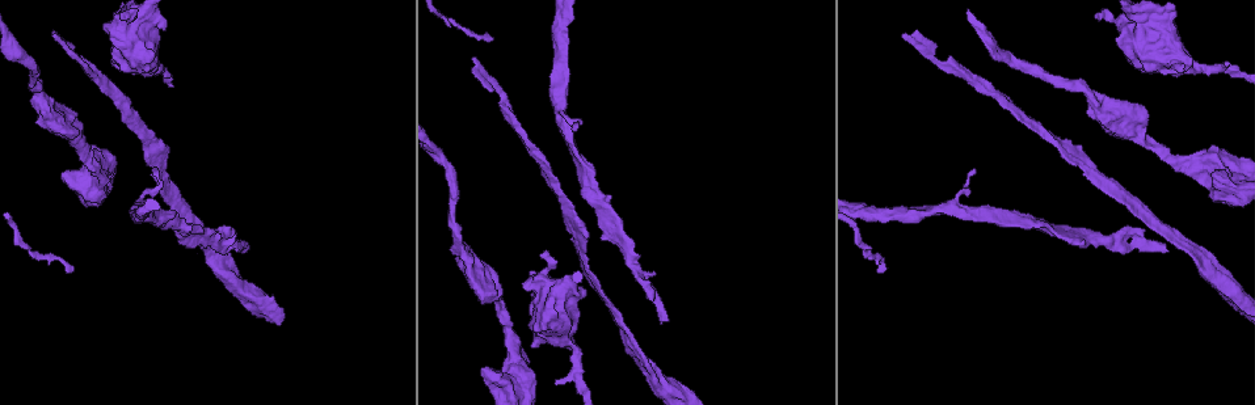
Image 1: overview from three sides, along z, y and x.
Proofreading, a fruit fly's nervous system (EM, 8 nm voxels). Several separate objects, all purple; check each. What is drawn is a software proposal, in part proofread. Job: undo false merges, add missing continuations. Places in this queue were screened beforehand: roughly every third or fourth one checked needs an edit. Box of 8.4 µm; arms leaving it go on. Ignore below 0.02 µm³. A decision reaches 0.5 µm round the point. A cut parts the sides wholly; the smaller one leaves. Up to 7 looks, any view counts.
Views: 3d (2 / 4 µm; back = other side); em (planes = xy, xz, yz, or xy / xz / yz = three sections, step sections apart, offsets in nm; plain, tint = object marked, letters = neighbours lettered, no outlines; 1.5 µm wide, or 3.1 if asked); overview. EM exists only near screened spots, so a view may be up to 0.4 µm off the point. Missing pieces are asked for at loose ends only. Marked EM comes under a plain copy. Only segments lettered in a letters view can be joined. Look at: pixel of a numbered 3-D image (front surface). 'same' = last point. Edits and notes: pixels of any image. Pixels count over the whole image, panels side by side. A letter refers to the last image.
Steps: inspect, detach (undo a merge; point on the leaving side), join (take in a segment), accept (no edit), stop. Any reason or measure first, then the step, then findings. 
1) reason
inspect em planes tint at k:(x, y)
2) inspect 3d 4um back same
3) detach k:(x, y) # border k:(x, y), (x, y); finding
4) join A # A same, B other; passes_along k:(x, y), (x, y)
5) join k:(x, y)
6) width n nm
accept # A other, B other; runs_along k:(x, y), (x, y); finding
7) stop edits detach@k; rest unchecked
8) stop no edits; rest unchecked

sudden change in width
inspect em xy step 8 tint at 1:(573, 365)

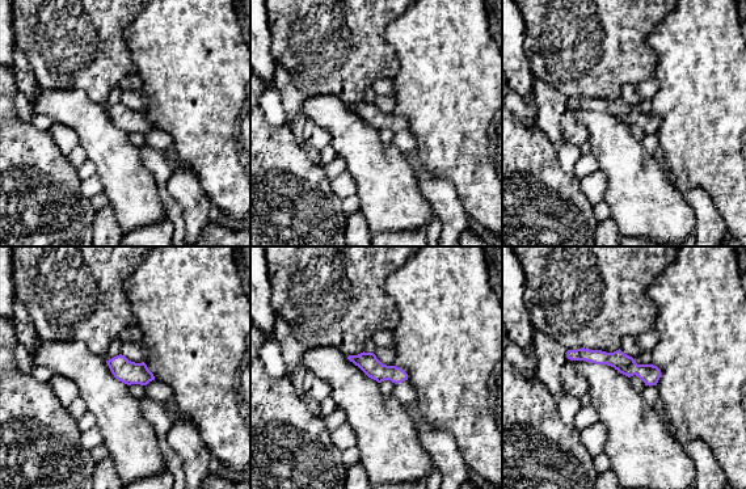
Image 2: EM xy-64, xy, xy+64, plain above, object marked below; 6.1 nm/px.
inspect em xy step 8 letters same

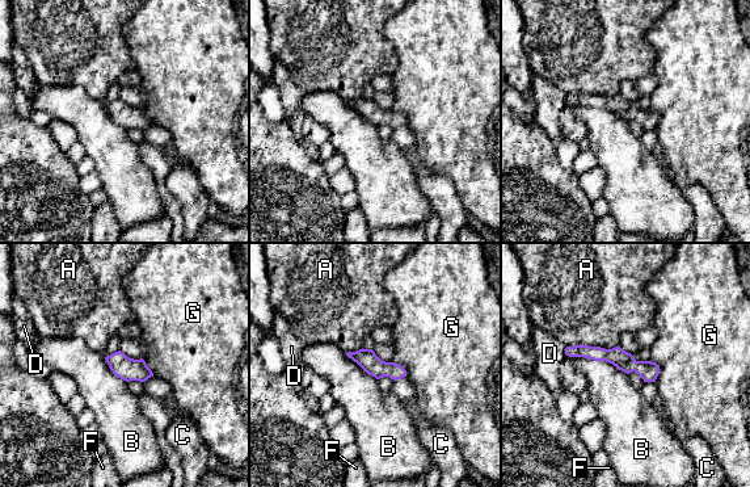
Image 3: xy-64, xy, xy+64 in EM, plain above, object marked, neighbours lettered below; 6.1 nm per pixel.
accept # A other, B other, C other, D other, F other, G other; border 3:(567, 355), (605, 360), (627, 374); continuous, no second neuron

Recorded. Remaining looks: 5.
thin end
inspect 3d 4um at 1:(905, 36)

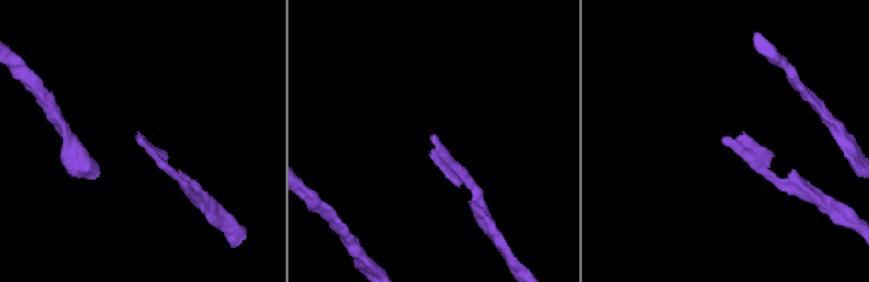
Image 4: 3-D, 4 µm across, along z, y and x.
now the EM
inspect em xz step 4 tint at 4:(722, 136)

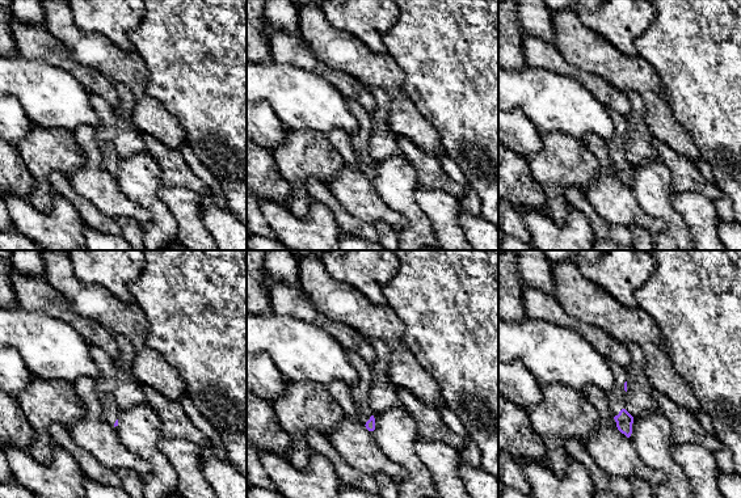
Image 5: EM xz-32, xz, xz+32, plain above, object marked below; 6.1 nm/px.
see the neighbours
inspect em xz step 4 letters same

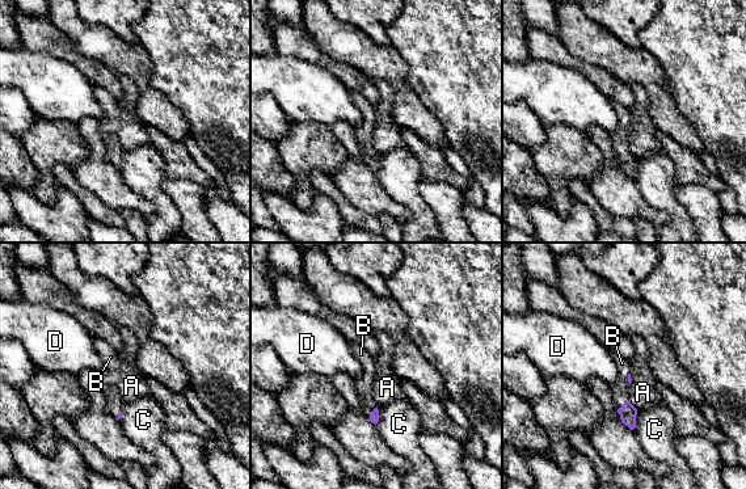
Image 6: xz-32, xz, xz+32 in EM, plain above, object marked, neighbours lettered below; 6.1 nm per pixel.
join B # A other, B same, C other, D other; passes_along 6:(374, 417), (372, 412), (363, 384); it goes on there

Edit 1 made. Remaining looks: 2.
stop edits join@6; rest unchecked

